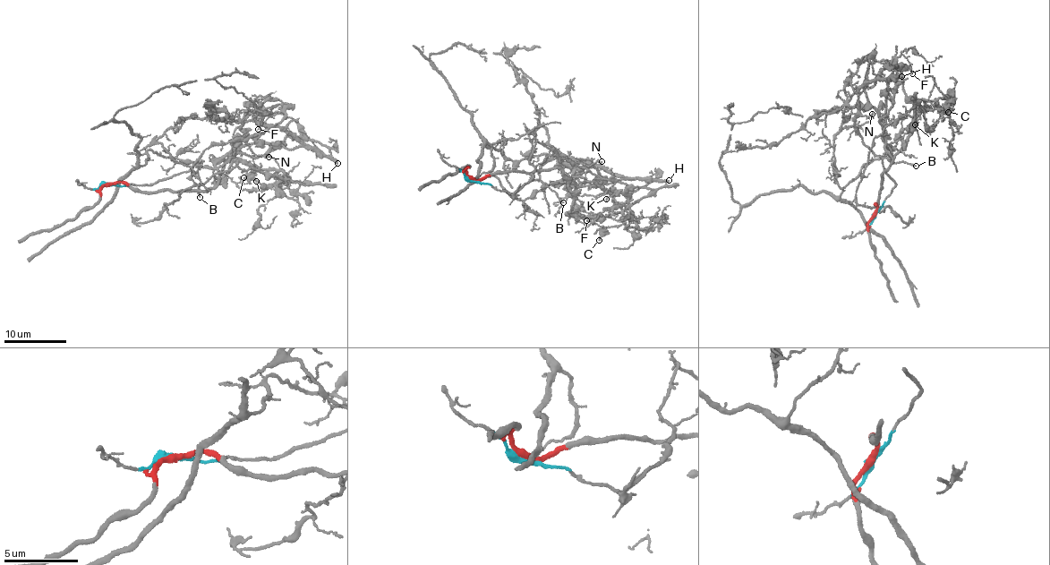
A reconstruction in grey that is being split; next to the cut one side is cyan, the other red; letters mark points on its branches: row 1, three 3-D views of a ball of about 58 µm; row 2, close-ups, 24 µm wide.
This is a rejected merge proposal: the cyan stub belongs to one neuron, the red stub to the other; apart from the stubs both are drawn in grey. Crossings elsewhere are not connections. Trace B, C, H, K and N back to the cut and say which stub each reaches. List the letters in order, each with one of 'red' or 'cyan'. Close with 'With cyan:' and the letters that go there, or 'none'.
B: cyan
C: red
H: cyan
K: red
N: cyan
With cyan: B, H, N

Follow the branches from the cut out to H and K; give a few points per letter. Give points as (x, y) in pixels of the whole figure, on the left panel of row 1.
H: (108, 184), (150, 185), (187, 172), (207, 148), (244, 141), (270, 127), (295, 134), (337, 164)
K: (108, 184), (205, 192), (223, 177), (228, 159), (283, 172), (272, 184), (256, 181)

